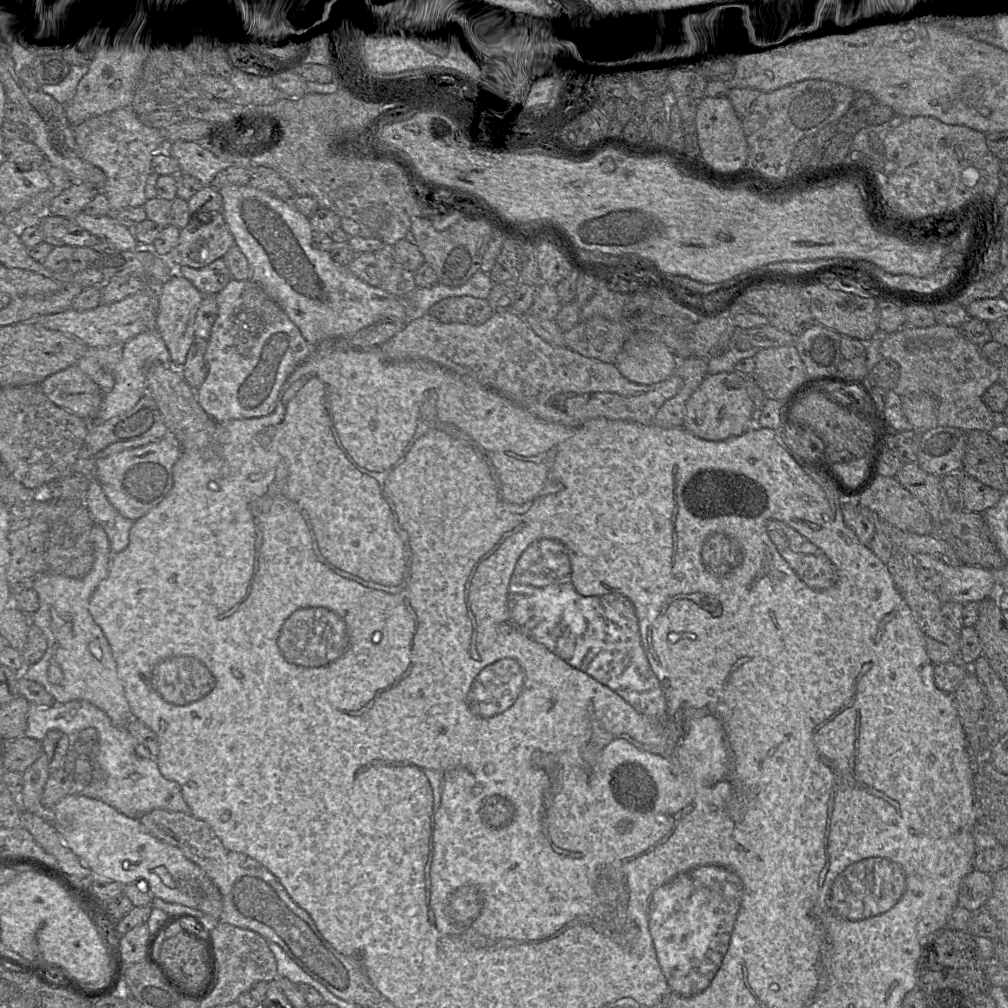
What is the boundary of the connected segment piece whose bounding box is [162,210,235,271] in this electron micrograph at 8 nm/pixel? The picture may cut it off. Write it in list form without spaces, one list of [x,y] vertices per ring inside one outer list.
[[[221,211],[216,212],[214,214],[209,222],[200,222],[200,221],[192,221],[187,224],[184,228],[180,230],[180,235],[178,239],[178,243],[176,247],[174,248],[174,251],[171,250],[168,254],[168,256],[162,256],[162,257],[169,257],[170,262],[173,264],[175,267],[182,266],[182,265],[187,265],[191,266],[196,269],[203,268],[210,263],[214,262],[217,259],[223,258],[224,255],[228,252],[228,250],[235,245],[234,237],[232,233],[230,232],[227,223],[225,221],[224,215]]]

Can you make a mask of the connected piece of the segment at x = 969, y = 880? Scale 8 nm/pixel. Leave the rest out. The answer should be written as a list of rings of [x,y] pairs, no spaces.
[[[973,869],[960,882],[958,905],[971,912],[983,908],[993,892],[992,874]]]

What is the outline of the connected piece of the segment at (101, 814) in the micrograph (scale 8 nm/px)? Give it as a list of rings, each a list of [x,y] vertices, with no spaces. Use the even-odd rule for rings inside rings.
[[[79,793],[61,798],[52,809],[52,825],[64,844],[90,868],[96,877],[105,877],[123,885],[145,880],[155,898],[165,902],[178,903],[202,911],[208,916],[209,924],[217,924],[222,913],[222,897],[217,886],[190,861],[177,847],[152,836],[139,819],[130,818],[109,804]]]

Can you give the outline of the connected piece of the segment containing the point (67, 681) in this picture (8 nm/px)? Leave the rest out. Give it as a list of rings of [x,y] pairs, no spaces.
[[[100,525],[93,526],[90,536],[95,550],[95,562],[85,577],[75,579],[48,571],[33,579],[39,608],[29,616],[29,620],[44,633],[47,649],[38,662],[24,667],[21,674],[42,685],[56,703],[86,700],[104,711],[116,725],[126,728],[132,716],[124,687],[118,677],[109,642],[89,611],[90,598],[99,583],[107,577],[111,558],[115,554]]]

